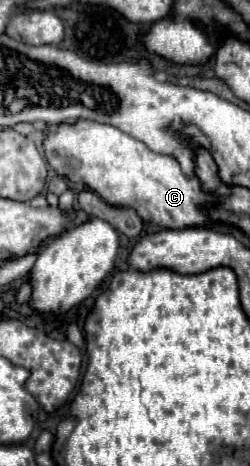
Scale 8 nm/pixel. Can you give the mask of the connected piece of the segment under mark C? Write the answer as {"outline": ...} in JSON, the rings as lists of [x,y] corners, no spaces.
{"outline":[[[78,119],[74,123],[58,123],[50,125],[44,133],[44,155],[48,165],[60,175],[66,177],[70,183],[86,185],[88,189],[96,191],[106,203],[116,207],[134,207],[144,221],[154,221],[154,225],[168,227],[168,229],[184,229],[184,227],[200,227],[208,223],[208,207],[216,203],[214,195],[206,195],[200,189],[200,181],[196,177],[186,177],[180,169],[180,163],[172,159],[172,155],[160,155],[150,151],[142,141],[130,137],[128,133],[106,125],[106,123],[92,123],[92,119]]]}

